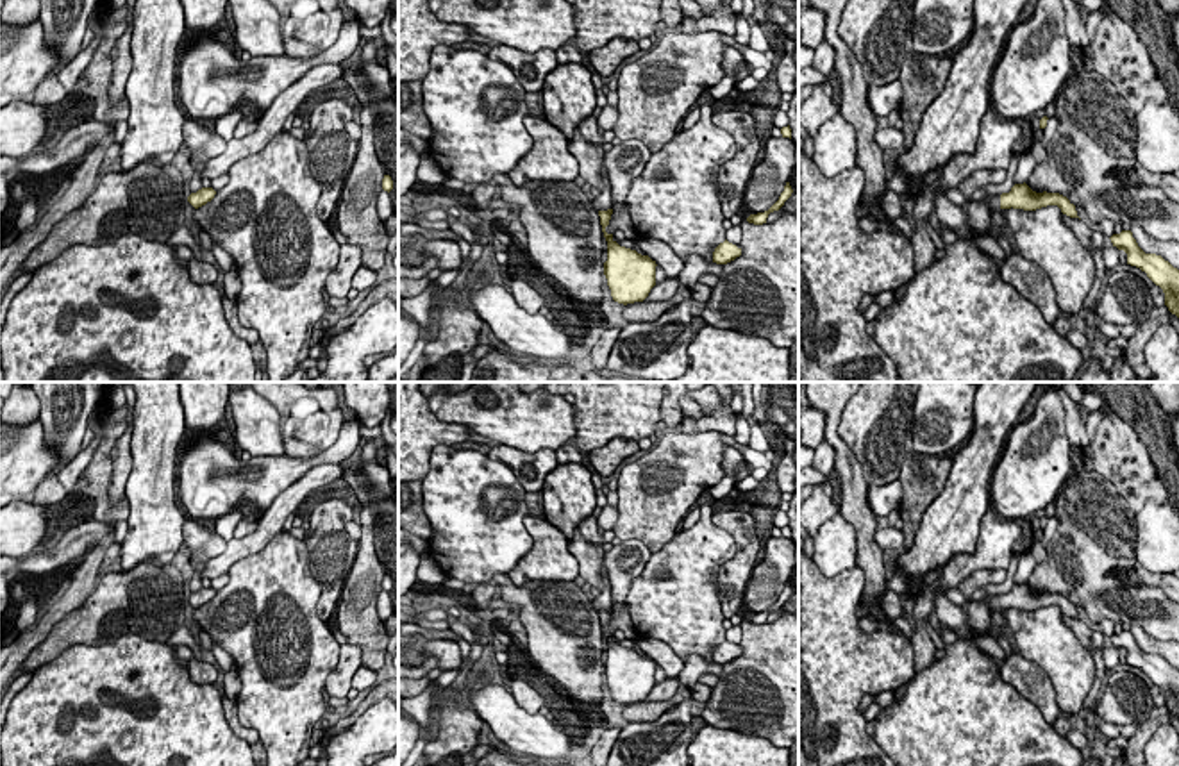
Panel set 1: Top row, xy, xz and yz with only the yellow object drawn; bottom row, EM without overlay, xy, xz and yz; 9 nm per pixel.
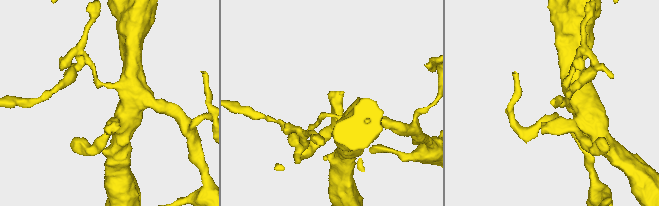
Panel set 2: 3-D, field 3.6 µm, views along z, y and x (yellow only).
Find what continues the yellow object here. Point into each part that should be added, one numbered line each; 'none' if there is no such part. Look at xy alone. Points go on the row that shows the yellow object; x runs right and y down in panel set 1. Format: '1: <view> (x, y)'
none

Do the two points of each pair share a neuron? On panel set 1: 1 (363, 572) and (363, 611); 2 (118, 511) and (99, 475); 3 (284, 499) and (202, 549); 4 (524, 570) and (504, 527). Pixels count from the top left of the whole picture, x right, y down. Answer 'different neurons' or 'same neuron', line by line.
1: same neuron
2: same neuron
3: different neurons
4: different neurons

